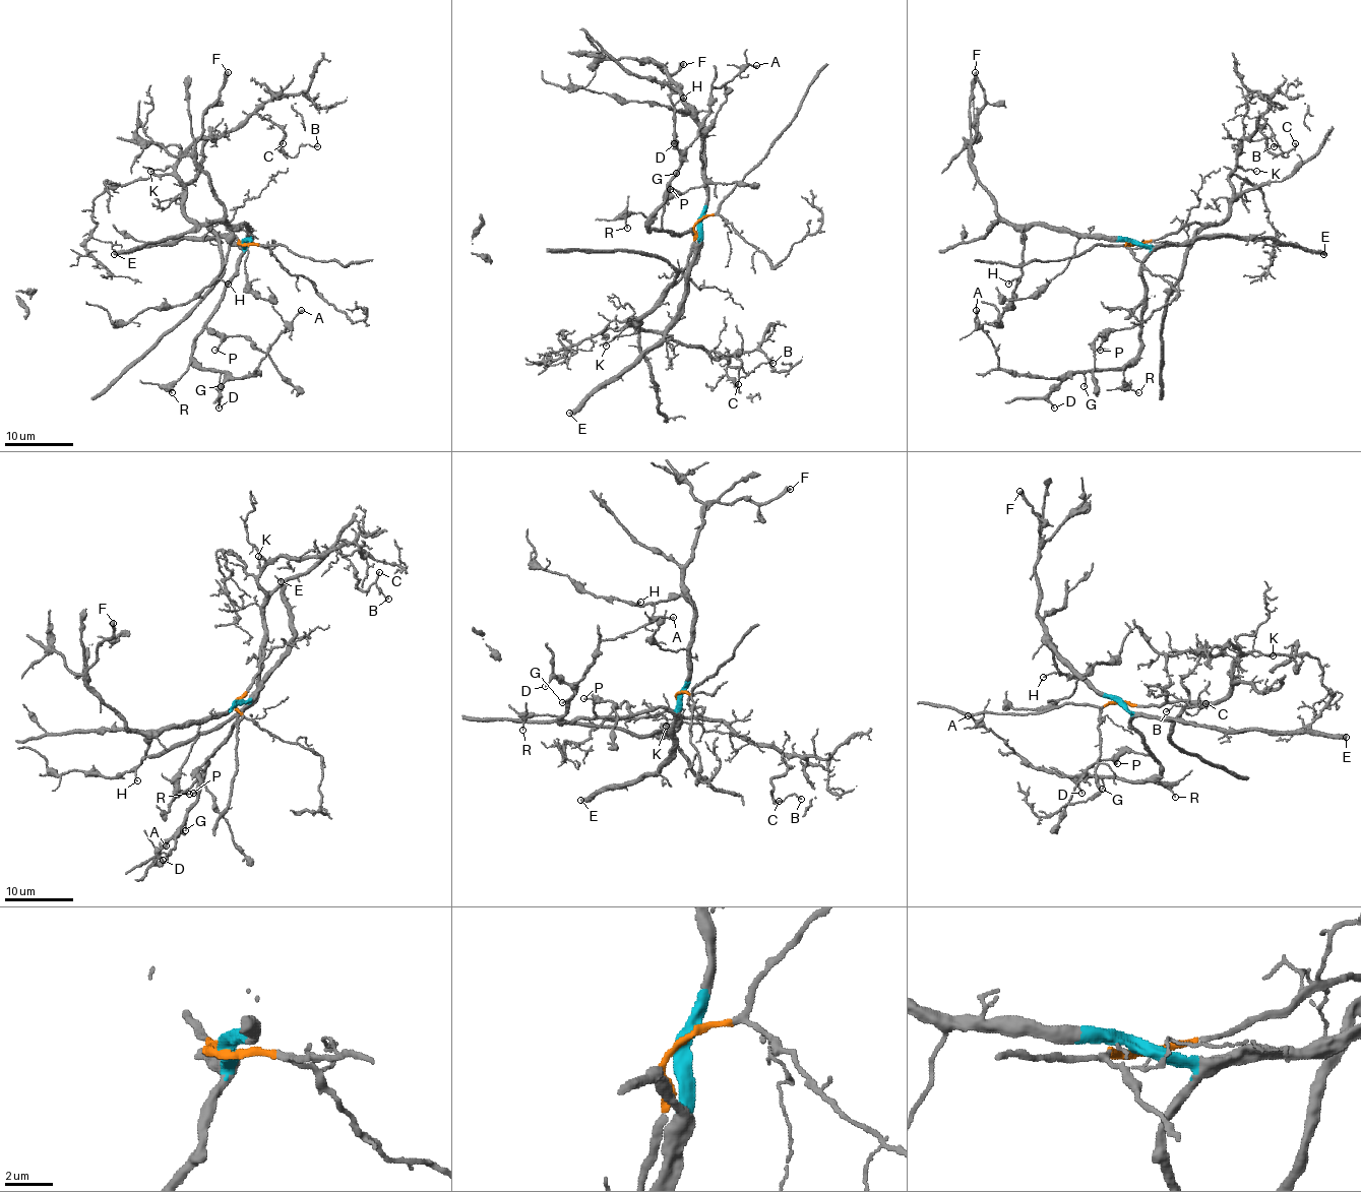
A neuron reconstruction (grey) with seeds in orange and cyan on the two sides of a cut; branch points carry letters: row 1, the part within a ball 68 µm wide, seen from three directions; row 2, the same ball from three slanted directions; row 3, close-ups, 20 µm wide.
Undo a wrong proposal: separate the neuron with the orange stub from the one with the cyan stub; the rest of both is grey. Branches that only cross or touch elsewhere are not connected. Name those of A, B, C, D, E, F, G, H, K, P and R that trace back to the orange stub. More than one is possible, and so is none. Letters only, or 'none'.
B, C, K

